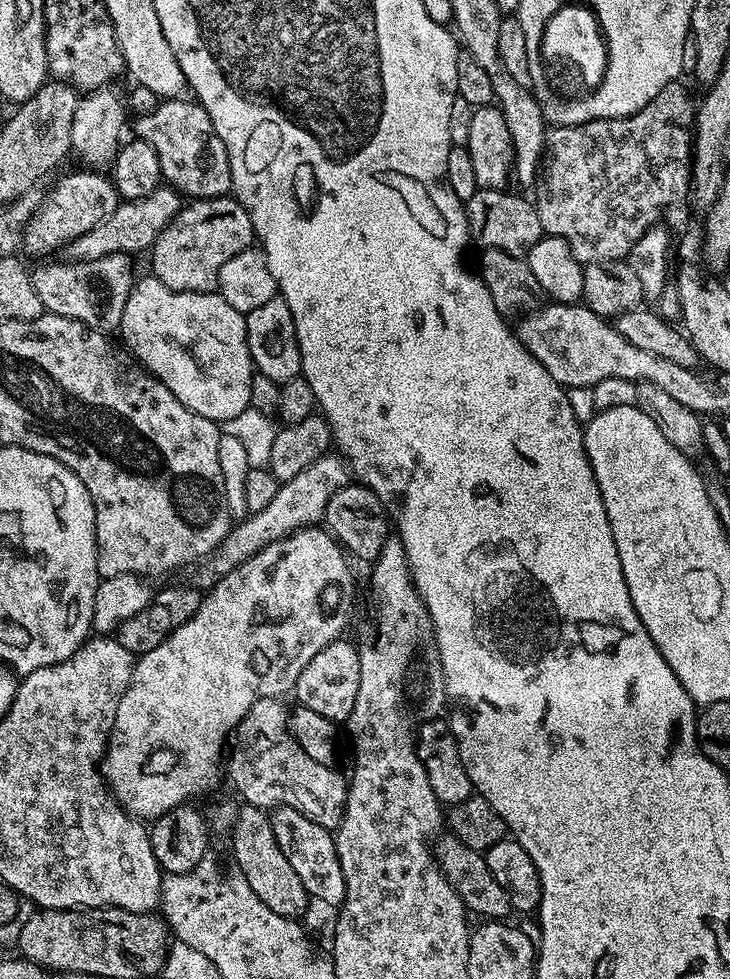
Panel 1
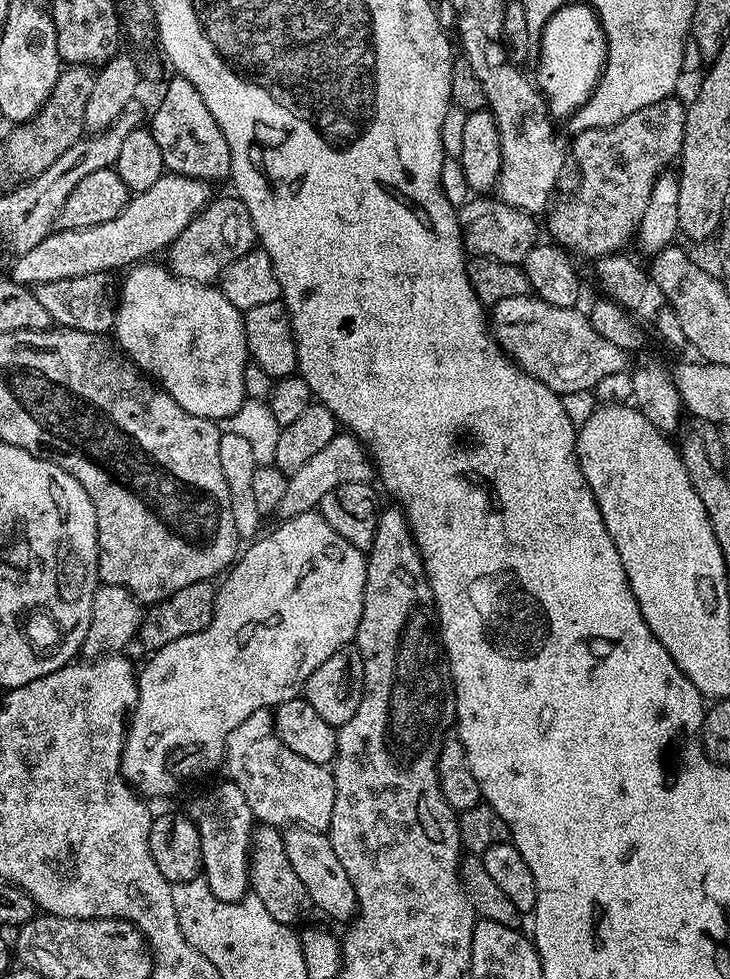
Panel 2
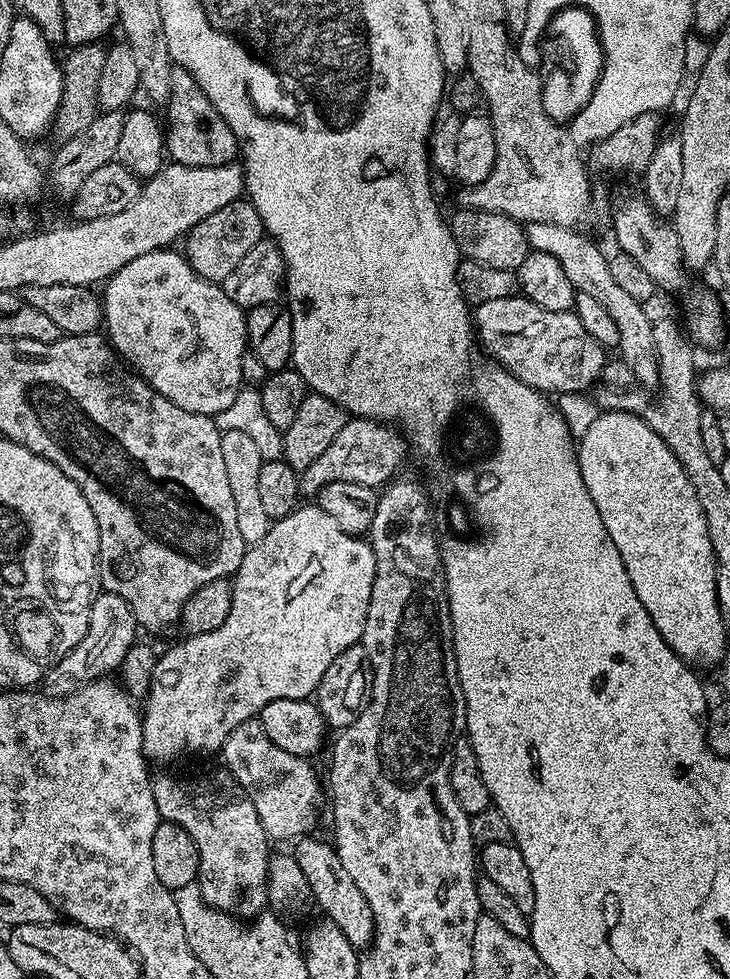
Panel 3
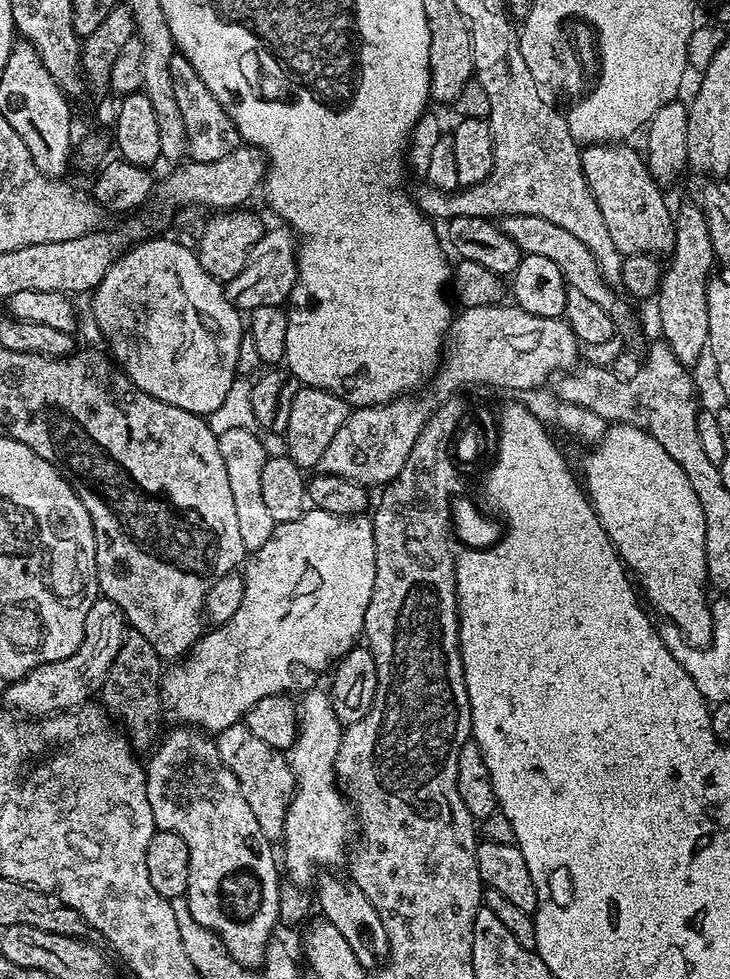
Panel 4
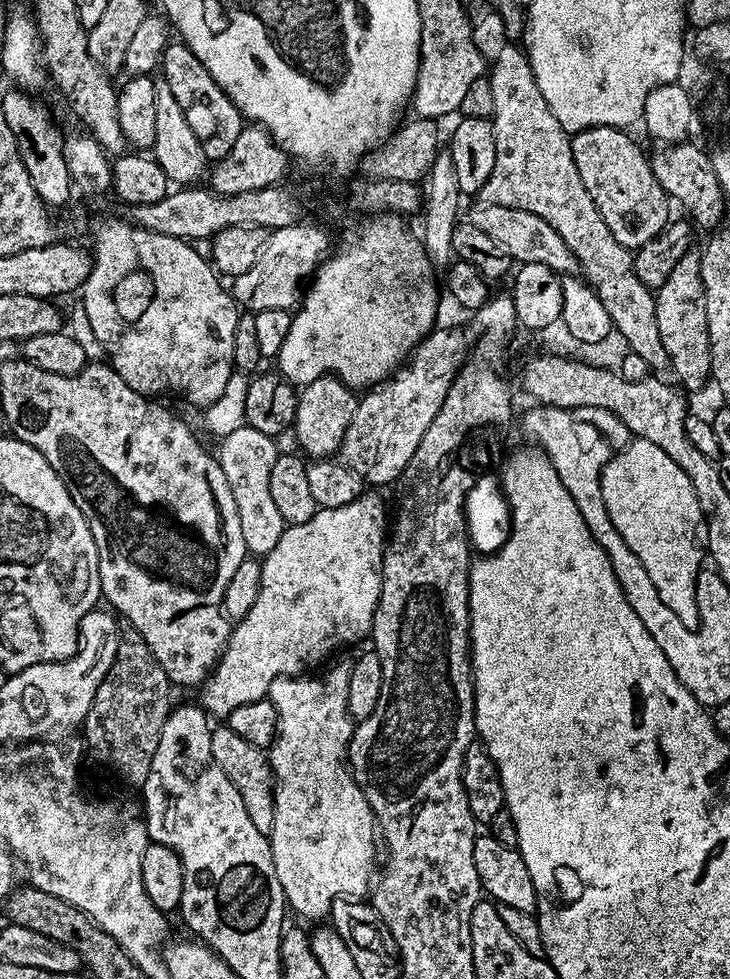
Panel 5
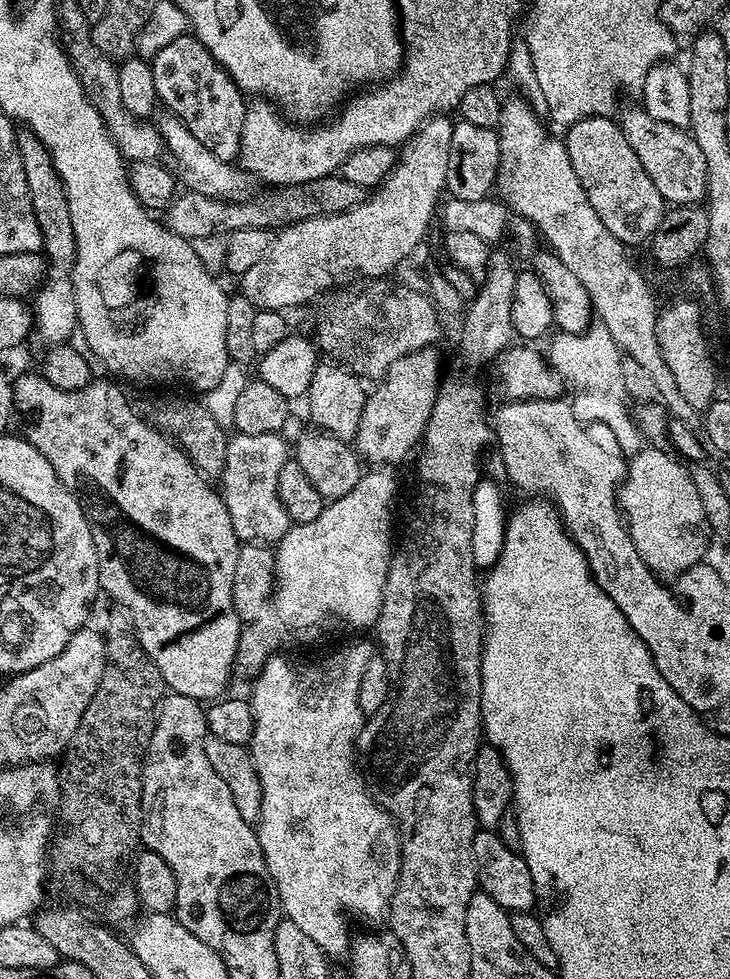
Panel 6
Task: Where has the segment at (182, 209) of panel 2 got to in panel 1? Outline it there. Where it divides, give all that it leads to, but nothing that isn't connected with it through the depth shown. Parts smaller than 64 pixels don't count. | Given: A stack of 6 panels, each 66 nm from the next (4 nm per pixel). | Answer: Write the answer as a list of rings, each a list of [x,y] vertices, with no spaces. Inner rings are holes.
[[[161,186],[155,188],[149,196],[141,200],[125,200],[94,230],[86,230],[84,236],[79,236],[69,241],[66,245],[67,259],[73,260],[93,260],[109,256],[115,252],[125,254],[137,254],[143,250],[151,249],[152,244],[162,234],[162,230],[178,215],[182,207],[181,193],[171,186]]]

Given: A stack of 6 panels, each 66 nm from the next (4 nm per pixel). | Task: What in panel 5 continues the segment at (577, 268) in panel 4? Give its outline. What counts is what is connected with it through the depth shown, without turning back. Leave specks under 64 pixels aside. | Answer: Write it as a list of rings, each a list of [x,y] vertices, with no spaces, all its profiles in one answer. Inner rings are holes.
[[[479,202],[473,204],[468,216],[466,212],[467,223],[478,226],[478,230],[483,230],[491,240],[498,242],[498,246],[502,246],[502,250],[506,250],[506,254],[517,265],[538,262],[550,266],[550,270],[554,270],[557,274],[572,274],[577,271],[576,255],[570,250],[570,246],[566,246],[566,242],[562,242],[562,238],[554,230],[554,226],[550,226],[550,222],[546,222],[546,218],[538,218],[538,214],[530,214],[530,210],[514,210],[514,206],[494,206]]]

